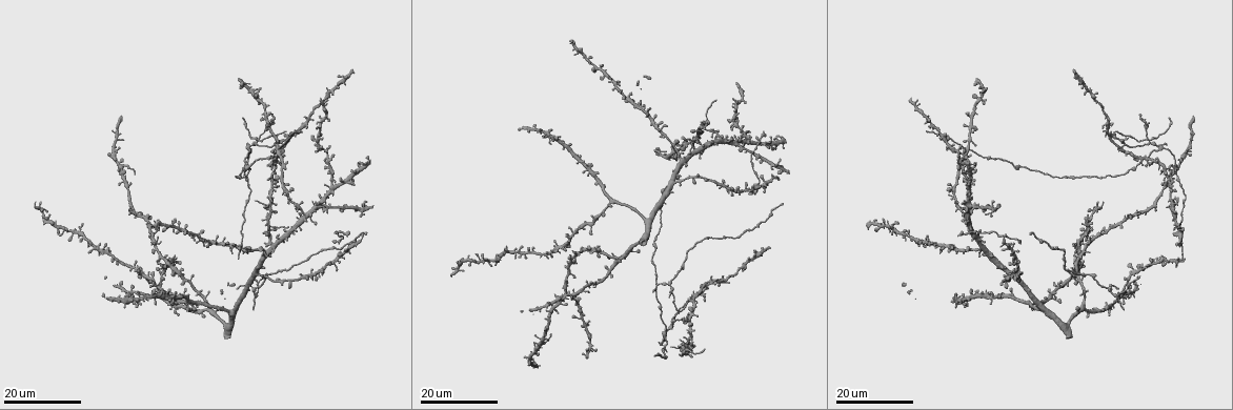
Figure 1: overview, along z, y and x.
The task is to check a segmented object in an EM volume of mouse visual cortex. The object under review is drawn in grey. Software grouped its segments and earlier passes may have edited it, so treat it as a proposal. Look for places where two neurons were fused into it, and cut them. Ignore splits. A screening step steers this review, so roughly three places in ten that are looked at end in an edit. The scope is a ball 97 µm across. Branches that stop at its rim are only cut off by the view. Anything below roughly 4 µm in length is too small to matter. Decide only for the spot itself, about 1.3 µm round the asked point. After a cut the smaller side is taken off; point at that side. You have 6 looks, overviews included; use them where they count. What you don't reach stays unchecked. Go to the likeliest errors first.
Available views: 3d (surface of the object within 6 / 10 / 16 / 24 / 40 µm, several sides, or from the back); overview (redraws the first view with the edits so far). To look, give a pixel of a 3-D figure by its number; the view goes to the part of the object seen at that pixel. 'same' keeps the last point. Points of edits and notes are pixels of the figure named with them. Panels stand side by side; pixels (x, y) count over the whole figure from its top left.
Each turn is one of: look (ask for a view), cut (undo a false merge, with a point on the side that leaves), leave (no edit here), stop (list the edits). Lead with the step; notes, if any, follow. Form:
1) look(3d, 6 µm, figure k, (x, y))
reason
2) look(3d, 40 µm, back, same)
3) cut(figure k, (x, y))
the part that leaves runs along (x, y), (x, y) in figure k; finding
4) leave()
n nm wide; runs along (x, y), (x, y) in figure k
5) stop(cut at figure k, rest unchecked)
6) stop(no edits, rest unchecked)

look(3d, 16 µm, figure 1, (1110, 286))
branch point

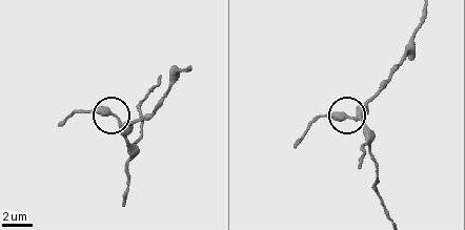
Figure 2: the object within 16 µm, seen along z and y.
look(3d, 6 µm, figure 2, (119, 122))

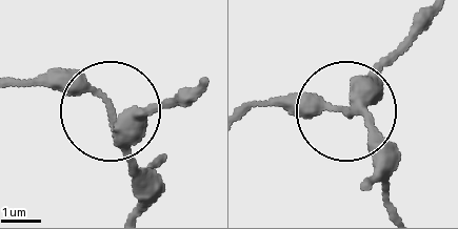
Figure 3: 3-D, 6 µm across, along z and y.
cut(figure 3, (84, 89))
the part that leaves runs along (354, 110), (277, 101), (246, 110) in figure 3; two neurons meet here

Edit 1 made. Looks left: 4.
look(overview)

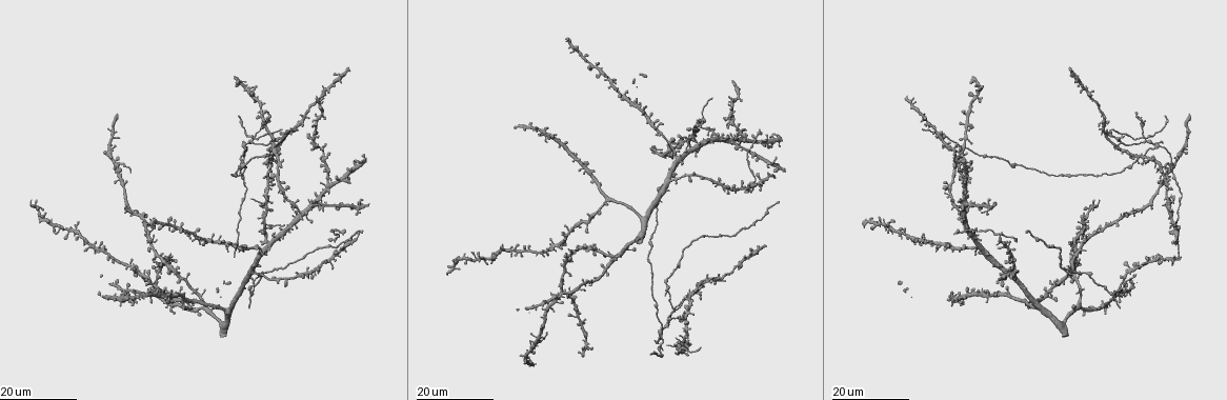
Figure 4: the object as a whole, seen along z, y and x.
look(3d, 16 µm, figure 4, (119, 164))
small branch off a trunk

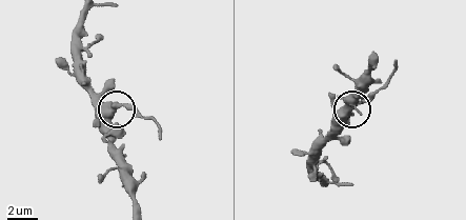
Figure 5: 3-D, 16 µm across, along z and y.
look(3d, 6 µm, same)
zoom in

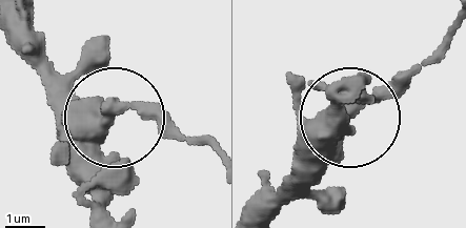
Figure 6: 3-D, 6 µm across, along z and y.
cut(figure 6, (122, 107))
a second neuron is stuck on

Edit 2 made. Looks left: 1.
stop(cut at figure 3, cut at figure 6, rest unchecked)

